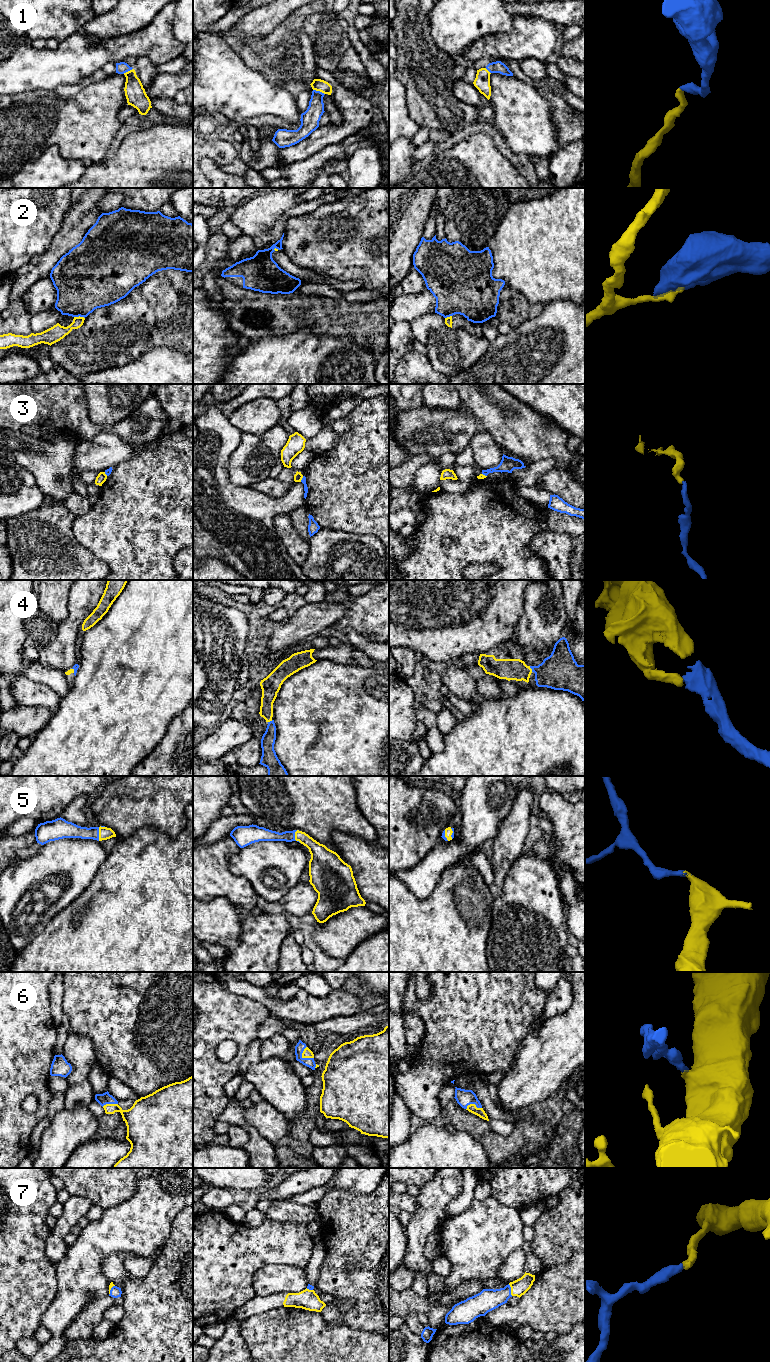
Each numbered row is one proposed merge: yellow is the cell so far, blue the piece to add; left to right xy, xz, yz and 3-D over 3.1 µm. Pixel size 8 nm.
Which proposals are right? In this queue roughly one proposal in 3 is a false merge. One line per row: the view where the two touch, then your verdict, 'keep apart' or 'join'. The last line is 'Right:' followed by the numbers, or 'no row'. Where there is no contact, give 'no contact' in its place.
1: meets yellow in xz; join
2: meets yellow in xy; keep apart
3: meets yellow in xz; keep apart
4: meets yellow in yz; join
5: meets yellow in xy; join
6: meets yellow in xz; join
7: meets yellow in yz; join
Right: 1, 4, 5, 6, 7

